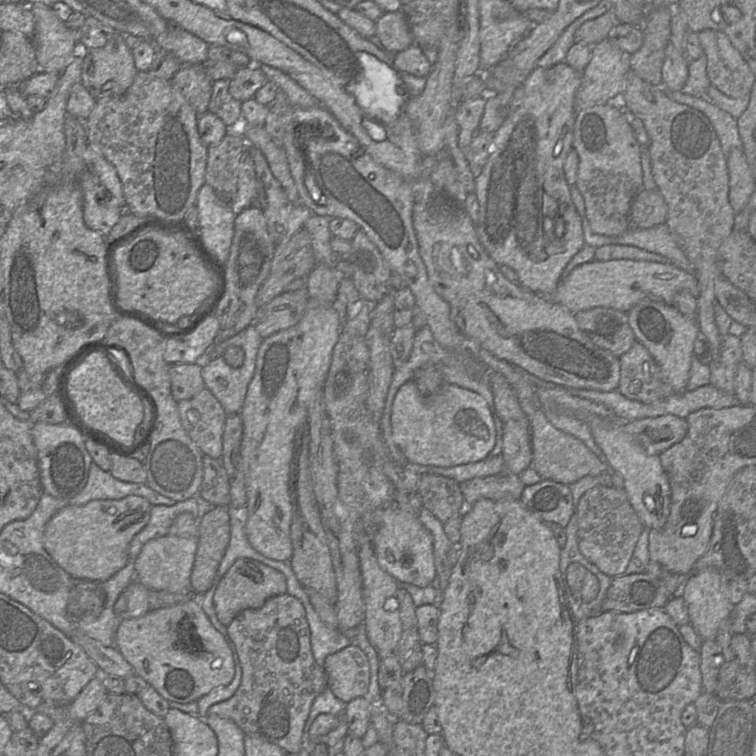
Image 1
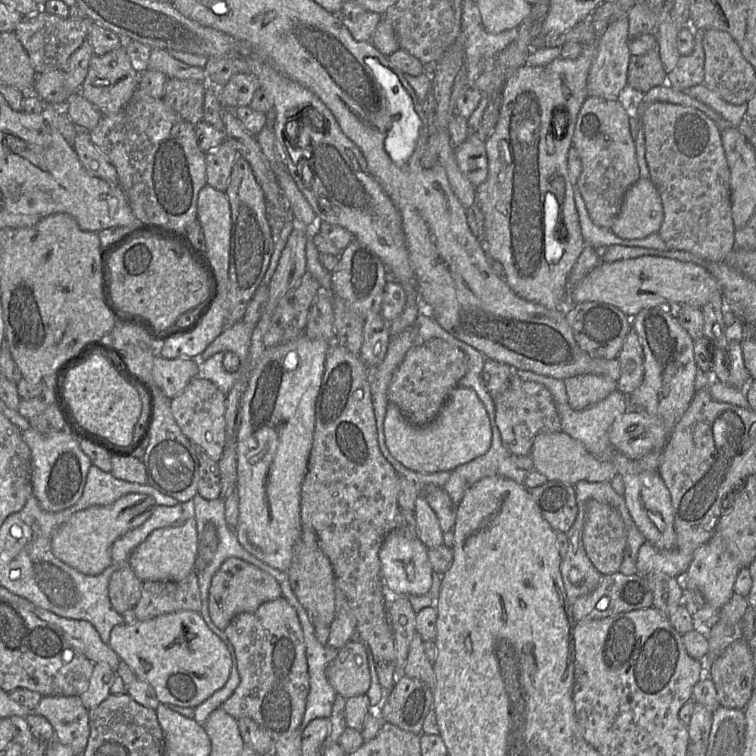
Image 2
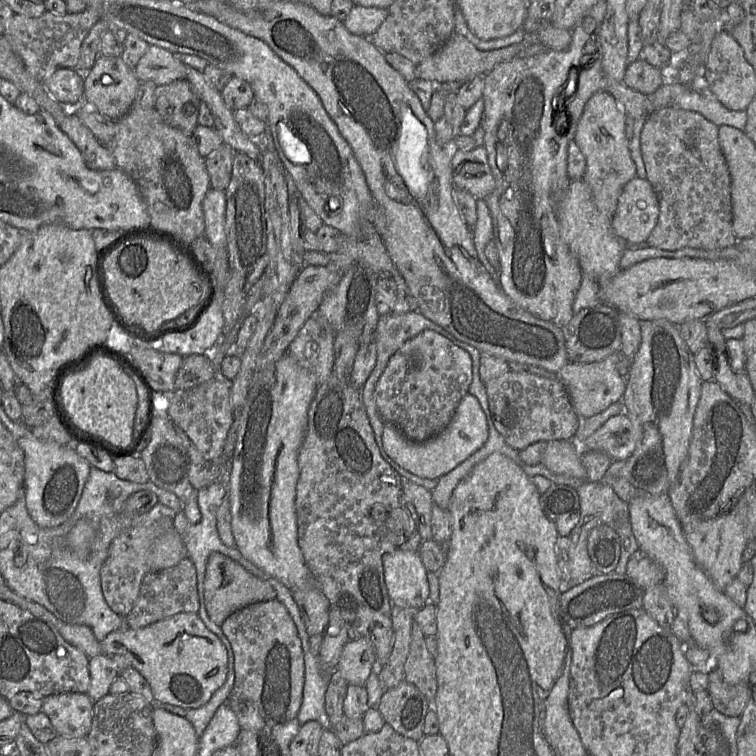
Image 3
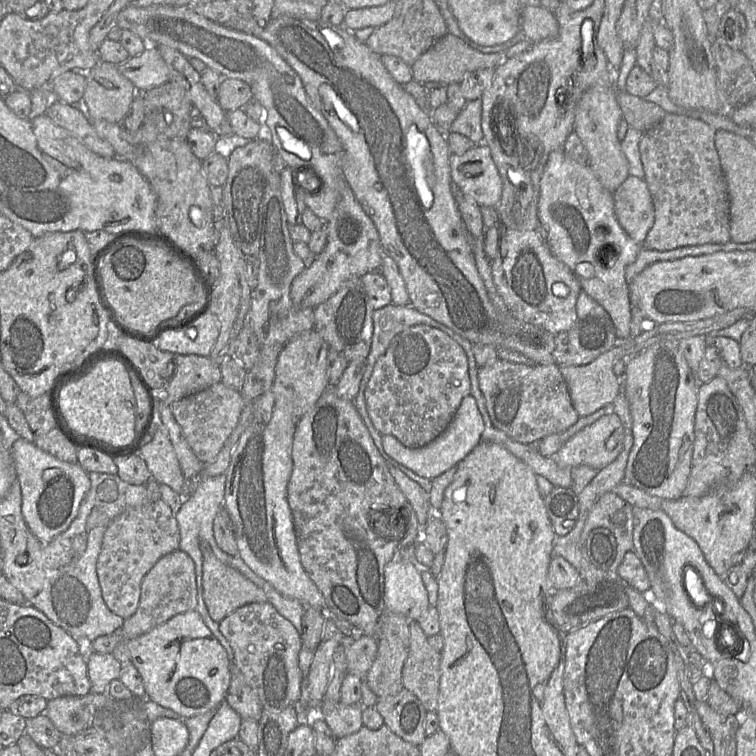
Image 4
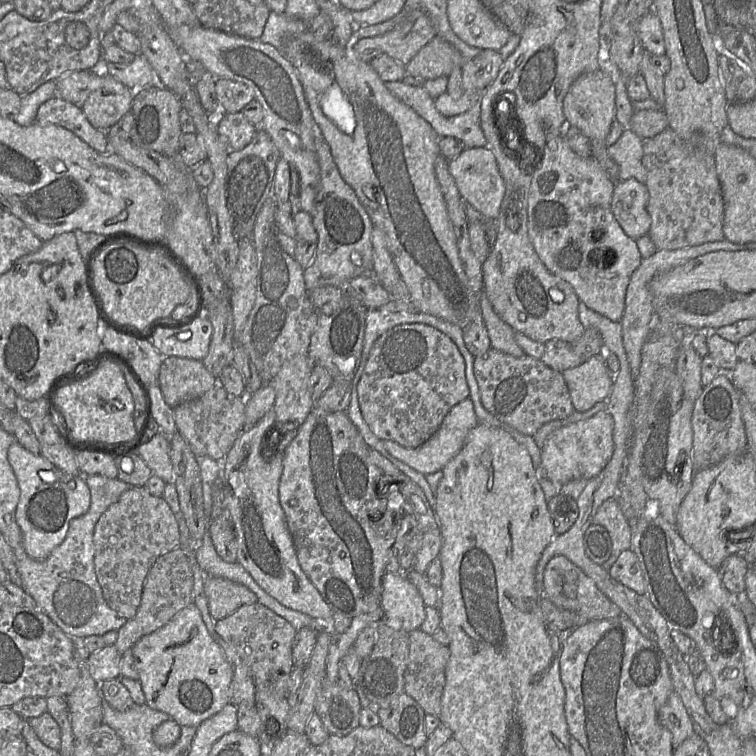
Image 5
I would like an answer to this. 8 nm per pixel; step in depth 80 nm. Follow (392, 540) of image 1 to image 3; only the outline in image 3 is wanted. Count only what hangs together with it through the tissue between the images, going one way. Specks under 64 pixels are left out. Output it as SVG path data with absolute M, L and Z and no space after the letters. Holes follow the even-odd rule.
M399 548L382 557L384 582L394 605L417 611L428 603L429 583L418 551Z

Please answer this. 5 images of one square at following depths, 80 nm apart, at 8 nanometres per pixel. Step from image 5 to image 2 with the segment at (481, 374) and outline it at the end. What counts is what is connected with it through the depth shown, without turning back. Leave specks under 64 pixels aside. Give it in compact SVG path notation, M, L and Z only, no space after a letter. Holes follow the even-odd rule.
M523 381L519 386L510 385L494 399L495 421L505 448L513 455L531 453L534 439L541 432L560 432L560 418L551 392L542 384Z

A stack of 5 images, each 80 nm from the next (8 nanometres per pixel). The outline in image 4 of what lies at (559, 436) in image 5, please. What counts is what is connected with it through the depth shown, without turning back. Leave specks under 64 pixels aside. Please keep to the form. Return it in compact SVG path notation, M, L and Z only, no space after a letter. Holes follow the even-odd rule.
M606 414L577 432L552 458L560 467L587 465L601 470L622 452L624 439L625 429L619 416Z

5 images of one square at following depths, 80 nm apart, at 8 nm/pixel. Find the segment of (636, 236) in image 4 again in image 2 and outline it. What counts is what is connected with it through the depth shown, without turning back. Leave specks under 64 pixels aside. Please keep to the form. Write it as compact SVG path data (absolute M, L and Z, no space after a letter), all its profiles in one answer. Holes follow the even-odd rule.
M639 178L626 192L610 230L623 239L642 239L657 233L664 210L658 190L650 179Z

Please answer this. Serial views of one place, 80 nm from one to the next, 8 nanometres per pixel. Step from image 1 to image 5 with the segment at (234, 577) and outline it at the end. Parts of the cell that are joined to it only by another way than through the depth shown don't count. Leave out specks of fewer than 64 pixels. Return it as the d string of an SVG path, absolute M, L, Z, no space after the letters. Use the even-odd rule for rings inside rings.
M206 576L203 589L215 621L231 615L243 605L257 603L256 594L249 588L222 577Z

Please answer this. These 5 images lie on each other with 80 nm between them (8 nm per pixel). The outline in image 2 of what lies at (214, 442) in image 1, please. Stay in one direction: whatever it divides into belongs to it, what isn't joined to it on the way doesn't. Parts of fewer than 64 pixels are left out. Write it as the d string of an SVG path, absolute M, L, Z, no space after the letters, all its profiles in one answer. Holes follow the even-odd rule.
M196 376L180 394L171 399L170 407L183 434L218 462L225 446L226 395L210 380Z

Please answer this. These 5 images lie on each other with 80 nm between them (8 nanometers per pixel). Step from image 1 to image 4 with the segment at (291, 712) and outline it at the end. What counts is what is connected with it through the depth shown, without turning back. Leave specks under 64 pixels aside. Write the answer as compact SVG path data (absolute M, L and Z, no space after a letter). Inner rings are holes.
M265 602L244 605L219 622L219 630L232 647L237 668L257 694L263 708L282 710L298 703L302 681L299 667L299 652L302 648L300 635L292 623L281 616L272 604Z

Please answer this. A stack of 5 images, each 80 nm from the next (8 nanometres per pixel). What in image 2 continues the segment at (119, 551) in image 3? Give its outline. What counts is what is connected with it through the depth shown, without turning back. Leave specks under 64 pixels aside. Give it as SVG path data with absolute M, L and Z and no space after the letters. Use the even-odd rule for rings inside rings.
M129 563L114 571L109 581L109 599L113 608L124 614L134 608L141 597L142 581Z

